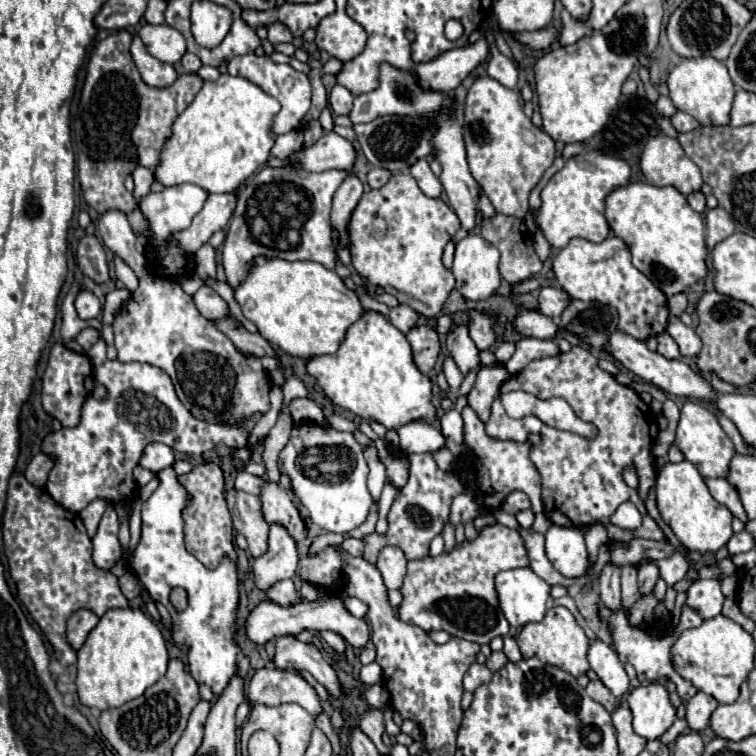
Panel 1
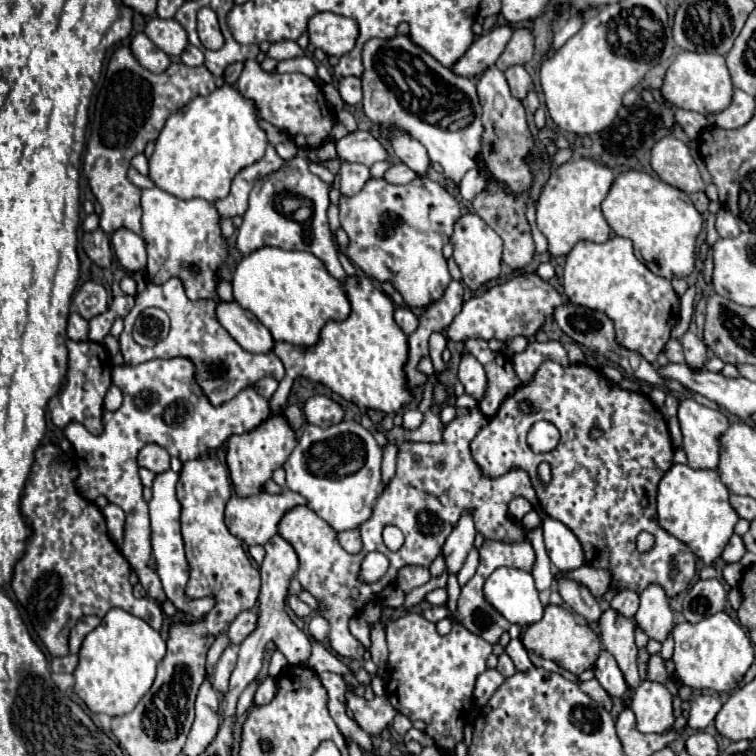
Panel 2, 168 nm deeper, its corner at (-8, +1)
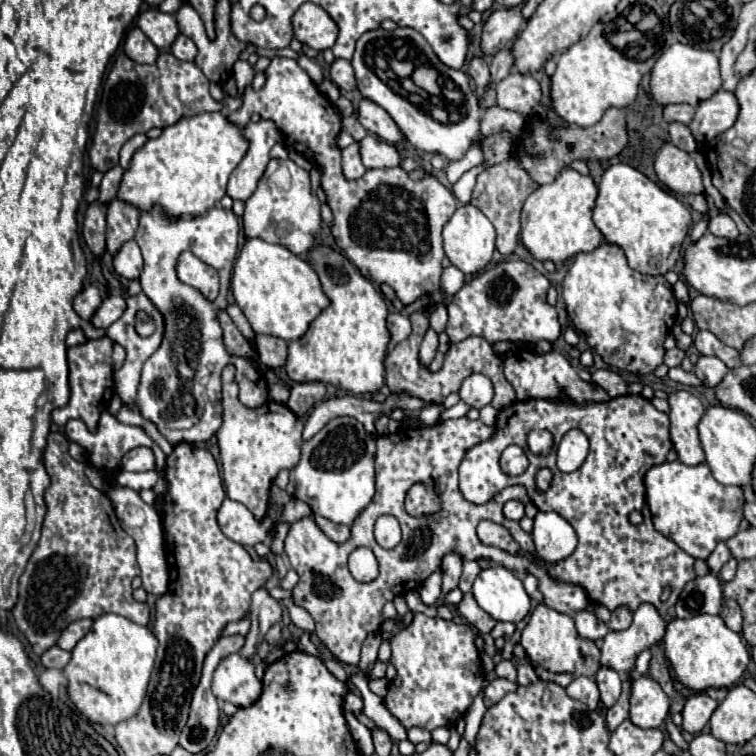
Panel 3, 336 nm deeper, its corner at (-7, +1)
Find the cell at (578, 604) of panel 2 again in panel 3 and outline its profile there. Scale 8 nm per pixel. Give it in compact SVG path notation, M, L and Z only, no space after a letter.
M579 611L575 615L575 625L577 625L579 635L585 637L585 639L591 639L591 641L603 639L609 633L607 625L605 623L599 623L597 617L591 611Z

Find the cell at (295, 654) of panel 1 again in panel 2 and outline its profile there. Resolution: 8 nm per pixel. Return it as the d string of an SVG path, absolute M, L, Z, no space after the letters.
M346 683L346 705L354 713L354 721L370 735L378 735L382 729L386 729L394 715L396 709L388 703L386 697L374 697L370 703L364 697L354 695L354 685Z

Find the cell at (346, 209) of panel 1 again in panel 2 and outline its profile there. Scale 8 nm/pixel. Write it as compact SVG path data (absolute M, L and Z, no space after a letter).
M342 163L340 169L340 195L356 195L370 179L370 169L358 163Z

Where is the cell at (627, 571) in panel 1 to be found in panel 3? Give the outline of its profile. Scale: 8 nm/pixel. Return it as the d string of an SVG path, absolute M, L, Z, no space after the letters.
M619 607L615 609L615 615L611 615L611 621L607 623L607 627L611 631L623 631L631 625L631 611L627 607Z

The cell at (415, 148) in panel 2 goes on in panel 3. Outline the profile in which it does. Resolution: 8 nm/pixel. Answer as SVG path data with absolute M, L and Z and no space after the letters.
M365 97L361 99L357 109L357 119L369 133L375 133L387 143L401 143L405 139L395 121L387 115L387 111L383 111L383 107L379 107L377 103L371 103L371 99Z

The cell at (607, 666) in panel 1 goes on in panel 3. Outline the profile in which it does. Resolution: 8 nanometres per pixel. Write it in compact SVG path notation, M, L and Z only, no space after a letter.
M601 667L595 675L599 693L601 693L601 703L609 709L617 703L619 695L621 695L621 677L613 671L613 669L605 669Z

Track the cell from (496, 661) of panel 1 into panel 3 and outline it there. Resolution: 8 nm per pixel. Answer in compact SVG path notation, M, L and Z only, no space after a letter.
M501 661L495 667L495 673L497 673L497 677L509 679L509 681L517 681L517 669L515 669L515 665L511 661Z

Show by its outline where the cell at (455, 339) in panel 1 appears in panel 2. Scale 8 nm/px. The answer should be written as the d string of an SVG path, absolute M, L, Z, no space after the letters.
M464 353L460 357L458 379L462 381L466 393L472 395L474 399L480 399L484 395L484 389L486 389L486 373L484 373L484 367L480 365L480 361L474 355Z

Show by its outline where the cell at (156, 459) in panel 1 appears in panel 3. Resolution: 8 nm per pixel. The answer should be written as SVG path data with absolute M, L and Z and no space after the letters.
M149 447L131 449L121 461L121 469L125 469L125 471L149 471L149 469L155 469L153 451Z

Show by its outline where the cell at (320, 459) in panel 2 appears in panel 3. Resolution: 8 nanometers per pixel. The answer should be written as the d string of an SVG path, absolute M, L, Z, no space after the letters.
M335 417L315 437L311 437L309 441L303 443L301 459L295 465L295 469L291 469L291 479L289 479L289 485L285 487L285 491L289 497L309 503L309 507L315 515L323 515L333 523L353 525L357 515L369 505L369 501L373 499L373 493L375 493L373 461L375 461L375 439L365 433L363 425L351 417Z

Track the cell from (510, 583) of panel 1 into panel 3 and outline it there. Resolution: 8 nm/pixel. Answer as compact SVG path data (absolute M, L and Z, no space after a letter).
M491 565L477 575L473 583L473 597L495 621L519 623L531 609L531 601L521 579L515 571L505 569L503 565Z

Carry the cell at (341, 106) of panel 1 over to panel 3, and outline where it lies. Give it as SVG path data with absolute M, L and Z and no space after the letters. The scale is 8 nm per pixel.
M335 59L331 63L331 69L329 69L329 75L331 75L331 81L343 89L343 91L351 91L355 89L355 75L353 75L353 67L347 59Z

